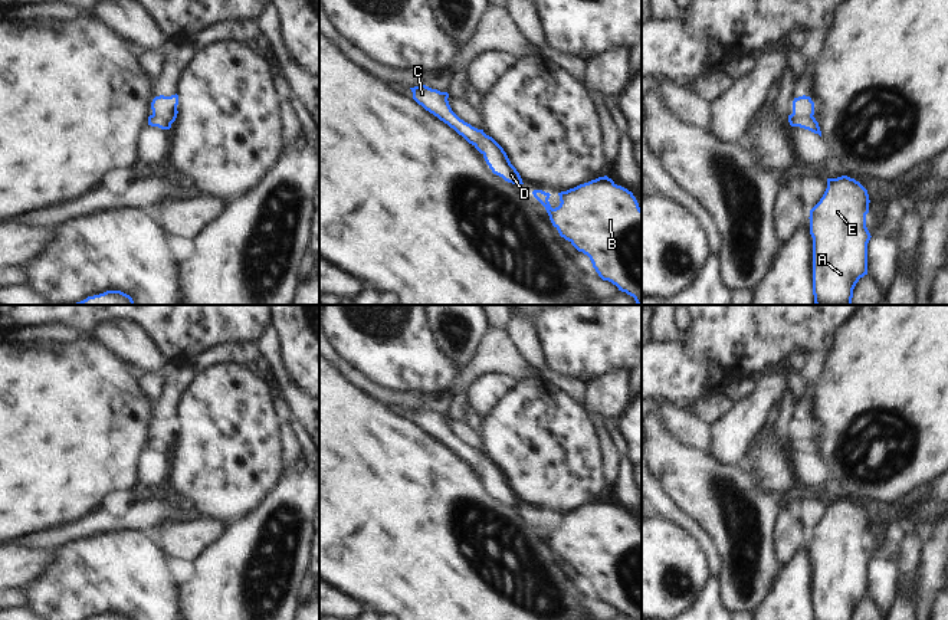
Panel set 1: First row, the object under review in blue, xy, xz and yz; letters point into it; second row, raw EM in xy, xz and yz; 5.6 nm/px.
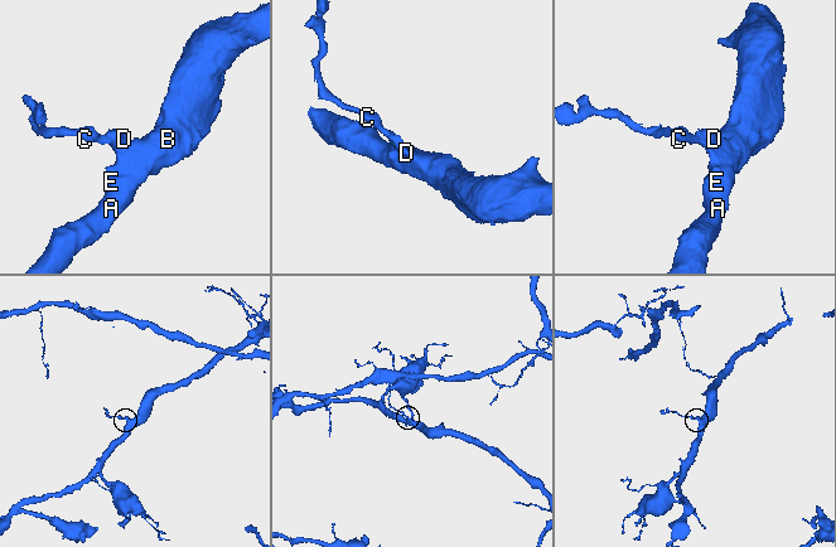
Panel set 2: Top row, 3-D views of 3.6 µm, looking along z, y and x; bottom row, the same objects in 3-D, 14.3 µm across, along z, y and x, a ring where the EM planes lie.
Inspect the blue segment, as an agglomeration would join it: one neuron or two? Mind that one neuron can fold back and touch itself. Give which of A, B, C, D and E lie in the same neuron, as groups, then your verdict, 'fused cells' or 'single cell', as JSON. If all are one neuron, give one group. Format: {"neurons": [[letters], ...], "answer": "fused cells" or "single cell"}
{"neurons": [["A", "B", "C", "D", "E"]], "answer": "single cell"}

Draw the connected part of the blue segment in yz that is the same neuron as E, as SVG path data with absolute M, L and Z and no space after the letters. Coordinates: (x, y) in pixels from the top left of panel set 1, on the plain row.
M847 498L827 501L827 511L808 539L814 620L853 620L856 606L867 597L867 565L872 560L866 550L869 525L867 512L854 501Z

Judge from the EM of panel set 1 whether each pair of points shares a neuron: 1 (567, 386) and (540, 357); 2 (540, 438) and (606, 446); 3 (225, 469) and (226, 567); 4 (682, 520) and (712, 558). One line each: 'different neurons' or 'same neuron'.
1: same neuron
2: different neurons
3: different neurons
4: same neuron

